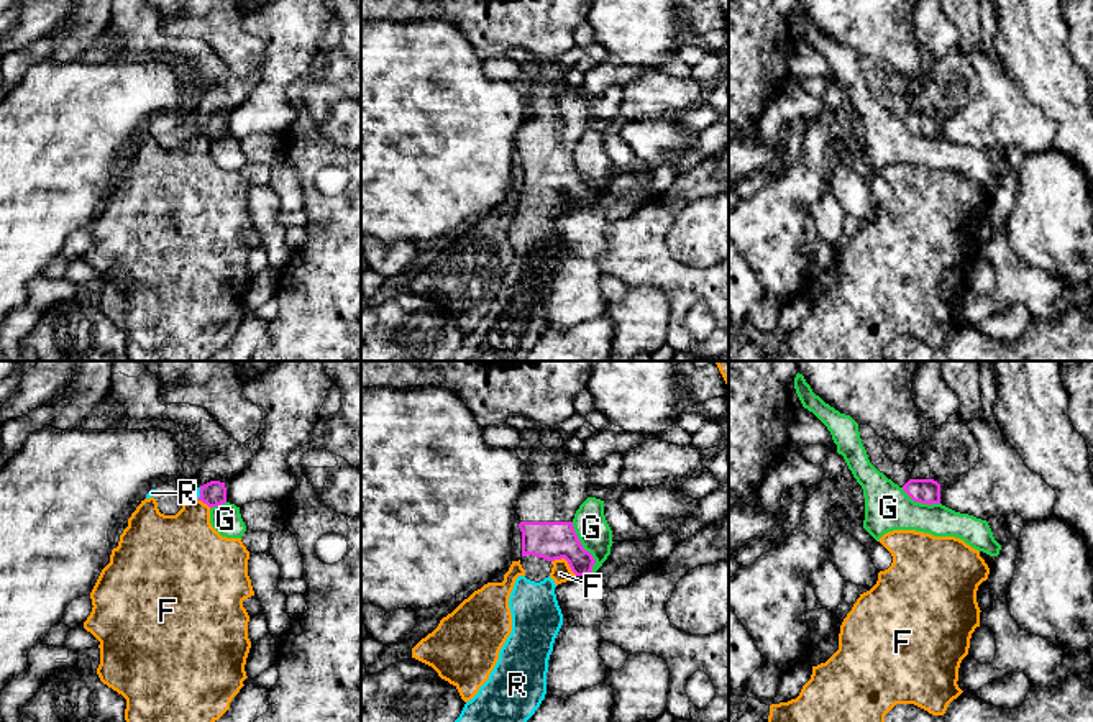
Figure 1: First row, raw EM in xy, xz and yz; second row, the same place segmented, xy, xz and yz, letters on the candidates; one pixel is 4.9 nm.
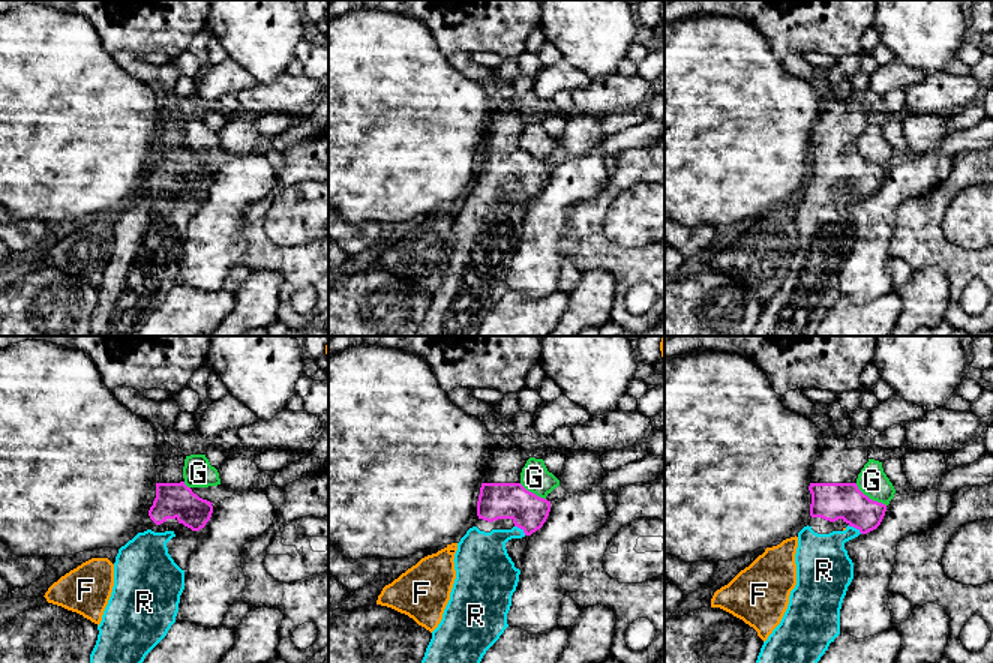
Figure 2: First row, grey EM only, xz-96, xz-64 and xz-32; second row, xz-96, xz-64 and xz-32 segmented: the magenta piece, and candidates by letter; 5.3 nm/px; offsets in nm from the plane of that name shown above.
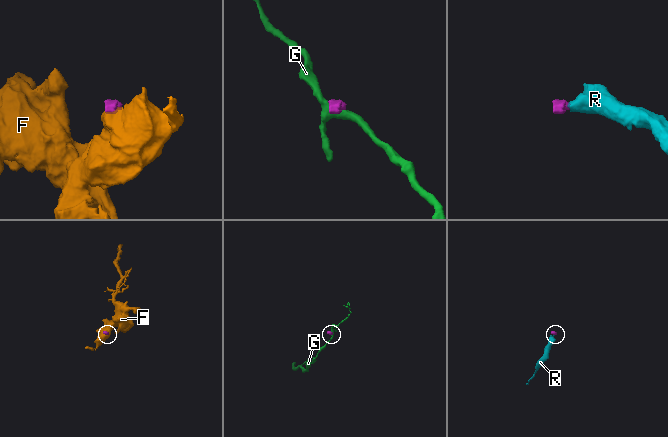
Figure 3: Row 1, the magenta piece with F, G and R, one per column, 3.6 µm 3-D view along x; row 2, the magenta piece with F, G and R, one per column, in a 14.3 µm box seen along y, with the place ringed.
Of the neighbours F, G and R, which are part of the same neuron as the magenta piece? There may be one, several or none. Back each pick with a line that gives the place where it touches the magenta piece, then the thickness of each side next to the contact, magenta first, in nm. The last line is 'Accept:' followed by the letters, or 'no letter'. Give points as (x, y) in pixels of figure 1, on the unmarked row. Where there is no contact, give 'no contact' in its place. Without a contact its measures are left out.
R: xy (201, 125) | 120/40 nm
Accept: R

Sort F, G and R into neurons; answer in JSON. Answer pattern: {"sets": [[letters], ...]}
{"sets": [["F"], ["G"], ["R"]]}

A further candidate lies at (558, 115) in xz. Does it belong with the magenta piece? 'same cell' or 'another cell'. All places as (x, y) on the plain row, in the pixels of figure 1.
same cell

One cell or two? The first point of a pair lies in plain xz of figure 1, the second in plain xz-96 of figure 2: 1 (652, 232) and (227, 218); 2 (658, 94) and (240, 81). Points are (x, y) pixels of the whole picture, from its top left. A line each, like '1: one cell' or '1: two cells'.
1: two cells
2: two cells

